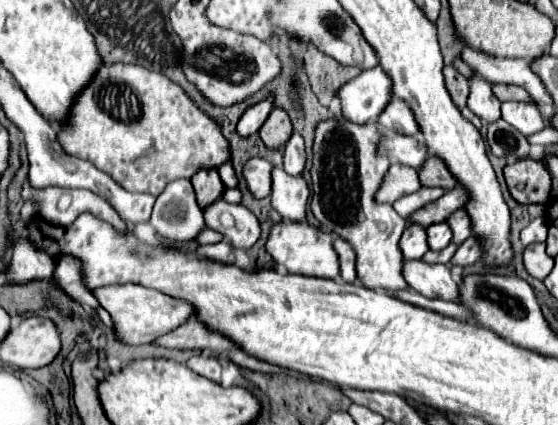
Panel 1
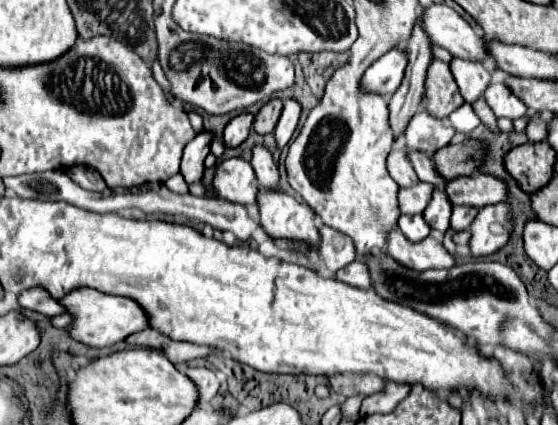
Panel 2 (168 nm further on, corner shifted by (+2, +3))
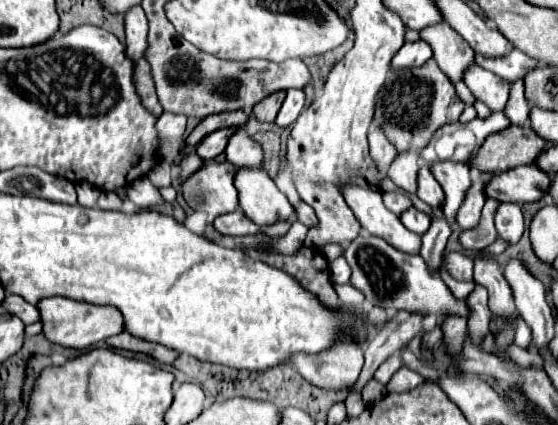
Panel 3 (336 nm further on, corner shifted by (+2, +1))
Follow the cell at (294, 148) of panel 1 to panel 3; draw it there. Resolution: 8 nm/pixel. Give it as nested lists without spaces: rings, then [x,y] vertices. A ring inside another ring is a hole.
[[[288,89],[288,95],[282,103],[282,109],[276,117],[276,125],[280,125],[280,127],[292,125],[296,121],[296,117],[300,115],[302,107],[304,107],[304,91],[302,89]]]

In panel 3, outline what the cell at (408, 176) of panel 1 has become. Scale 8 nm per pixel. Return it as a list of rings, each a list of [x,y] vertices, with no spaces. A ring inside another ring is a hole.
[[[414,151],[400,153],[388,169],[388,177],[402,189],[414,193],[416,191],[416,175],[418,175],[418,155]]]

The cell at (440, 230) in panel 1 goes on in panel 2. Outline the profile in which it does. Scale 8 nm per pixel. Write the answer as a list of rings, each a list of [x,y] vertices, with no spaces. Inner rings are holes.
[[[436,189],[436,193],[432,195],[432,201],[428,203],[428,209],[424,211],[424,219],[428,221],[434,235],[442,237],[450,229],[450,211],[452,211],[452,205],[446,193],[442,189]]]

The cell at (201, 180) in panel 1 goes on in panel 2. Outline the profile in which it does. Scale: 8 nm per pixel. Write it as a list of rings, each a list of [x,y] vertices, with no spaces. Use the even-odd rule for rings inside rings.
[[[204,131],[198,133],[184,149],[184,157],[182,157],[182,165],[180,165],[180,173],[188,183],[200,183],[204,177],[204,159],[210,153],[210,141],[212,141],[212,133]]]

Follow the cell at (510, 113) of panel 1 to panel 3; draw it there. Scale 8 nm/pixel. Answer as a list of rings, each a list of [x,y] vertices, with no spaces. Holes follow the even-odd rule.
[[[466,67],[464,69],[464,83],[472,91],[472,95],[480,101],[484,101],[492,111],[502,111],[508,101],[510,83],[500,79],[498,75],[492,75],[490,71],[484,71],[482,67]]]

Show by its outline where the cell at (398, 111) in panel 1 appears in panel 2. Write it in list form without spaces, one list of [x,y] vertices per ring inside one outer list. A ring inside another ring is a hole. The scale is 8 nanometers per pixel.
[[[424,109],[414,113],[406,127],[408,147],[414,147],[414,149],[420,149],[426,153],[434,153],[436,149],[448,145],[454,135],[456,135],[456,131],[450,125],[442,123],[442,119],[432,117]]]

